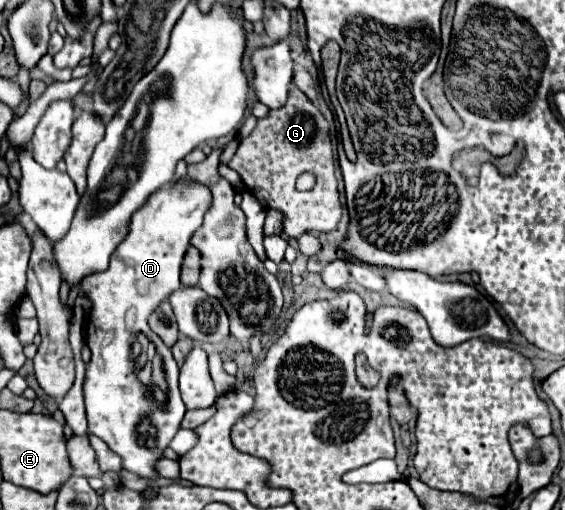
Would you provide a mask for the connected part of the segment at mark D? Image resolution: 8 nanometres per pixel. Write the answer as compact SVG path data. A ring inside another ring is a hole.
M185 178L179 184L171 184L169 188L155 192L155 196L151 196L151 200L147 200L147 206L139 208L135 212L135 216L131 218L129 234L119 244L117 252L111 256L111 264L109 264L107 272L103 272L103 274L99 272L95 276L89 276L81 284L81 288L87 292L87 298L93 302L93 312L91 312L91 320L87 326L87 346L91 350L91 362L87 364L87 374L85 374L85 406L87 406L89 432L99 436L115 454L119 454L123 458L125 470L135 472L145 478L157 478L153 464L161 458L163 450L169 446L169 442L177 434L179 424L185 414L185 404L179 396L179 386L177 386L179 368L173 358L165 358L165 362L163 362L163 370L167 372L167 400L161 406L153 406L153 402L149 400L151 388L145 386L137 378L137 372L135 372L135 364L133 364L133 356L131 356L131 344L135 340L135 334L129 334L127 314L129 314L129 322L139 322L133 318L149 318L149 314L165 298L169 298L169 294L175 292L175 288L181 288L179 272L181 272L183 252L187 252L187 248L189 248L191 232L195 232L195 228L199 228L199 224L203 222L203 214L205 214L209 202L211 202L211 192L207 192L207 188L203 188L203 184L195 184ZM143 418L149 418L151 424L157 428L157 436L151 440L151 444L147 444L149 440L143 442L141 438L137 438L137 424Z

